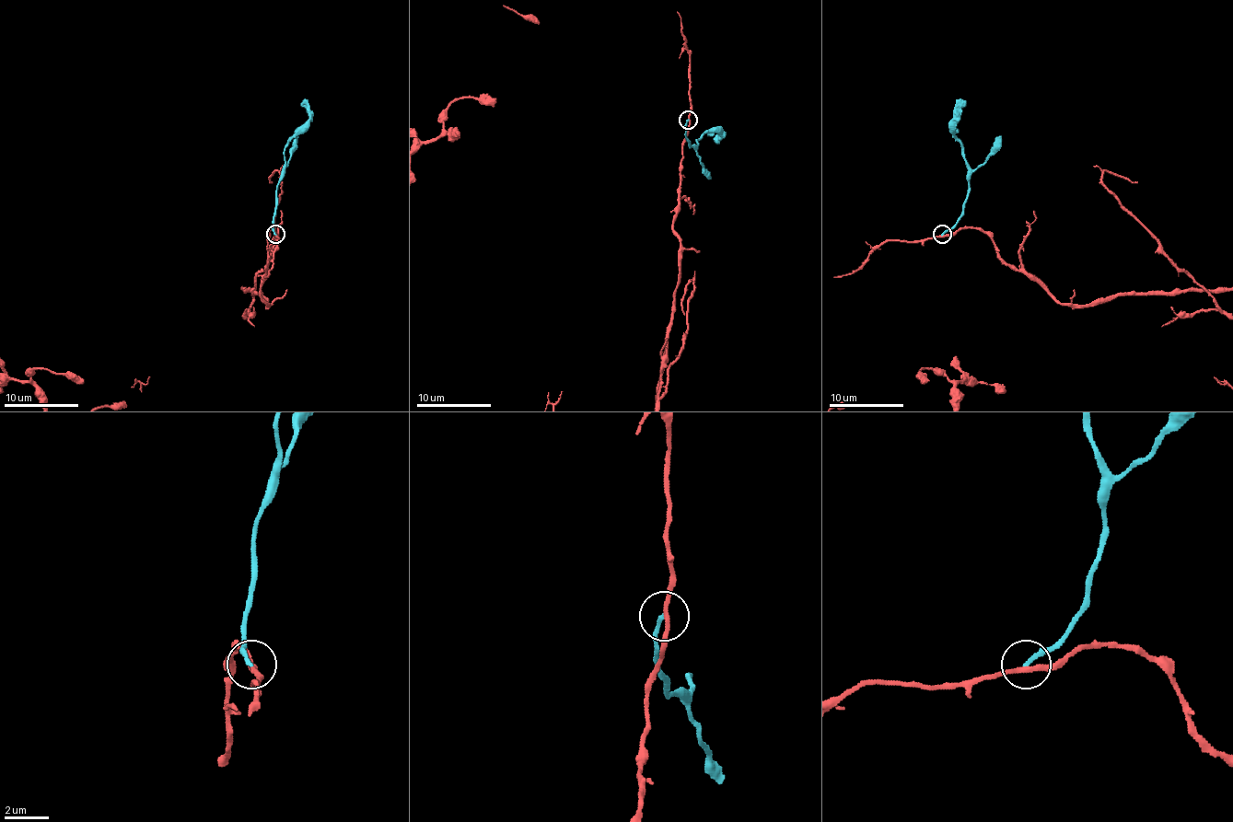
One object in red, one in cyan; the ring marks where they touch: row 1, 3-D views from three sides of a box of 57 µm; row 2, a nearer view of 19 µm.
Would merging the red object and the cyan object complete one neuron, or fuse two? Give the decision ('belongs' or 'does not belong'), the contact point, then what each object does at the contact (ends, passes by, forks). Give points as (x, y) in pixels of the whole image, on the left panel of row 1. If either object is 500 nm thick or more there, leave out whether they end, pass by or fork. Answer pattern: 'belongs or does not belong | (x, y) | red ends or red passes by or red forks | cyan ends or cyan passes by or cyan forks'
does not belong | (275, 234) | red passes by | cyan ends

